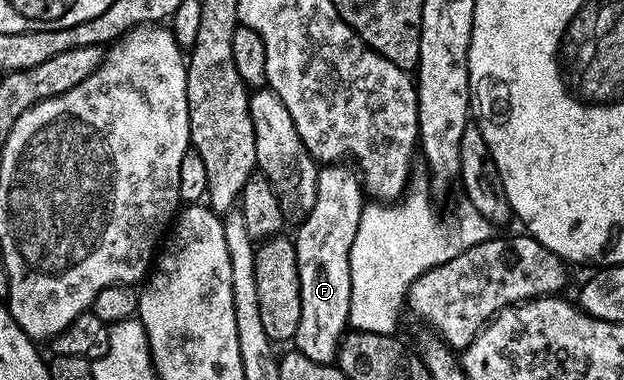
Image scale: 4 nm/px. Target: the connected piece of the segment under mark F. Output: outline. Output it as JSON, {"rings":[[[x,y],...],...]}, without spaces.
{"rings":[[[328,162],[317,174],[317,201],[295,229],[294,243],[300,267],[300,301],[302,318],[294,337],[295,347],[306,358],[319,364],[337,359],[340,341],[349,327],[350,314],[350,246],[358,234],[358,222],[366,203],[362,180],[344,162]]]}

